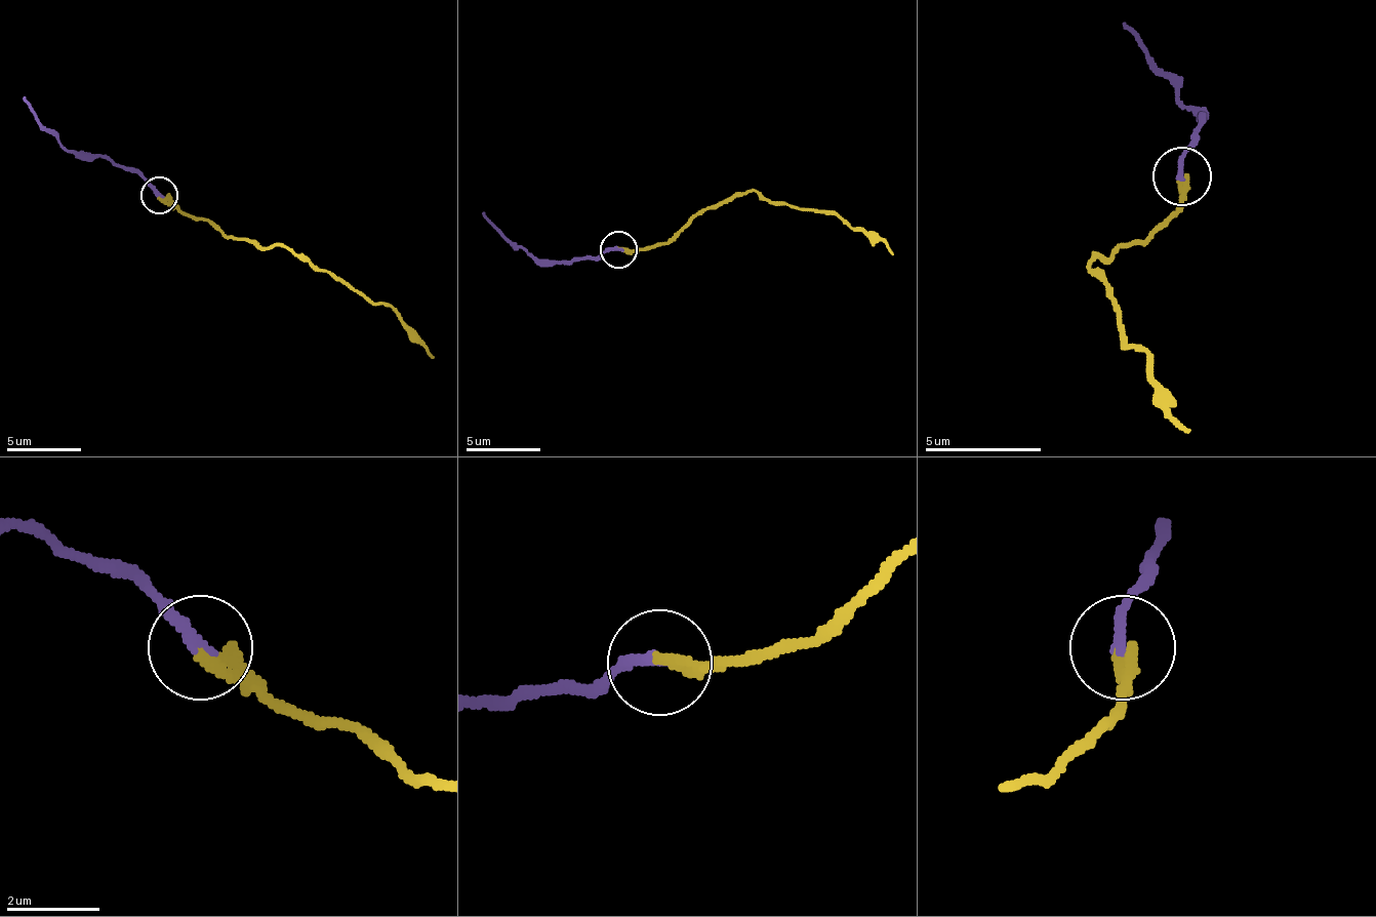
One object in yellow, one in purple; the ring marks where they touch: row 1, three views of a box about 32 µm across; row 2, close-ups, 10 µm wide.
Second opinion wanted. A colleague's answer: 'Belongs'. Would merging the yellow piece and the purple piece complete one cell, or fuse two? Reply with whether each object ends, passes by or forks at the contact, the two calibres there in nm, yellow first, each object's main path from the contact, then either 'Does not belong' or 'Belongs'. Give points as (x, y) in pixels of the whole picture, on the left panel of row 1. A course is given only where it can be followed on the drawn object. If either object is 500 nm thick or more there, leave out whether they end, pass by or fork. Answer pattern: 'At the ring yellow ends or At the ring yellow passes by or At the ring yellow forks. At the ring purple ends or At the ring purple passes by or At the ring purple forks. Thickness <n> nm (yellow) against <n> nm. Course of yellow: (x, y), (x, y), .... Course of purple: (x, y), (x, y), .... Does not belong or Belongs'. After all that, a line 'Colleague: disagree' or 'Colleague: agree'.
At the ring yellow ends. At the ring purple ends. Thickness 320 nm (yellow) against 240 nm. Course of yellow: (158, 196), (209, 217), (229, 237), (295, 251), (385, 304), (433, 359). Course of purple: (158, 196), (106, 159), (76, 159), (24, 95). Does not belong
Colleague: disagree

